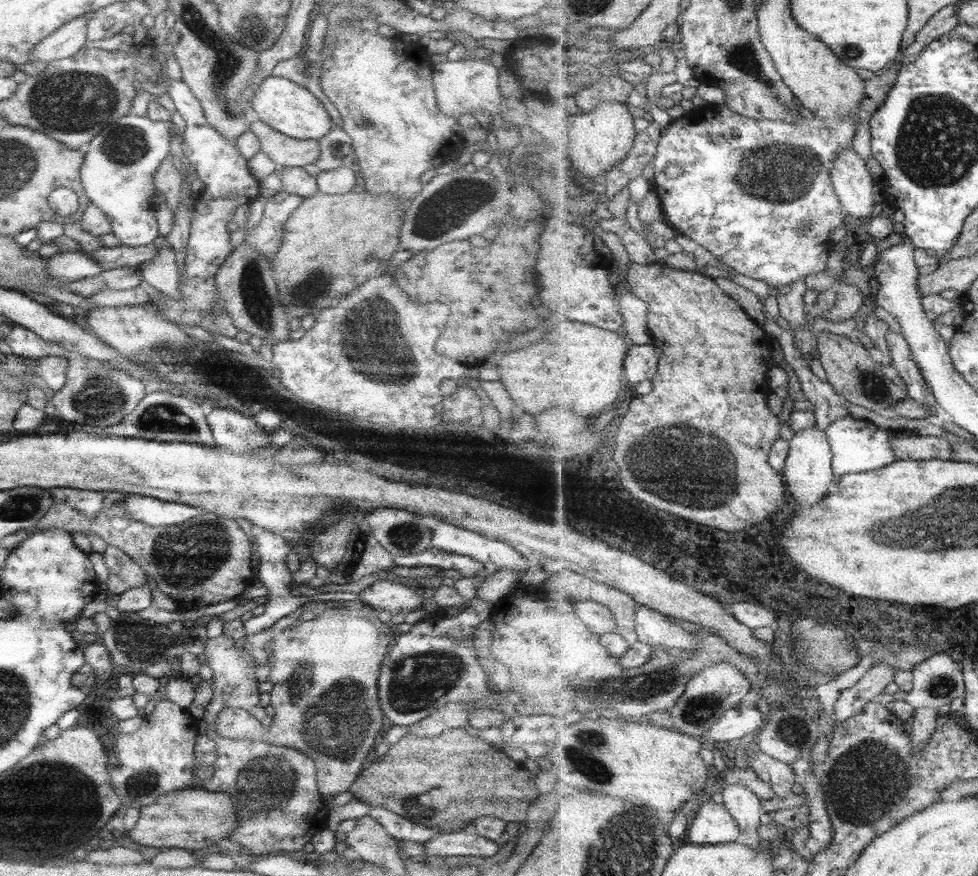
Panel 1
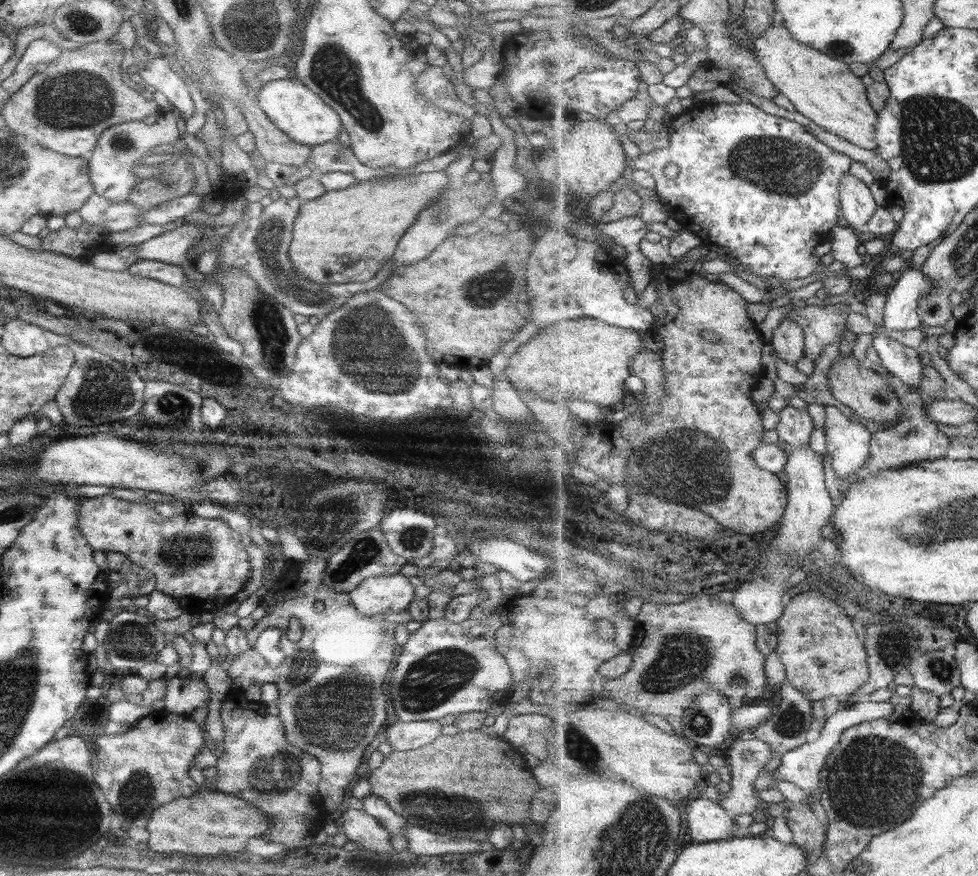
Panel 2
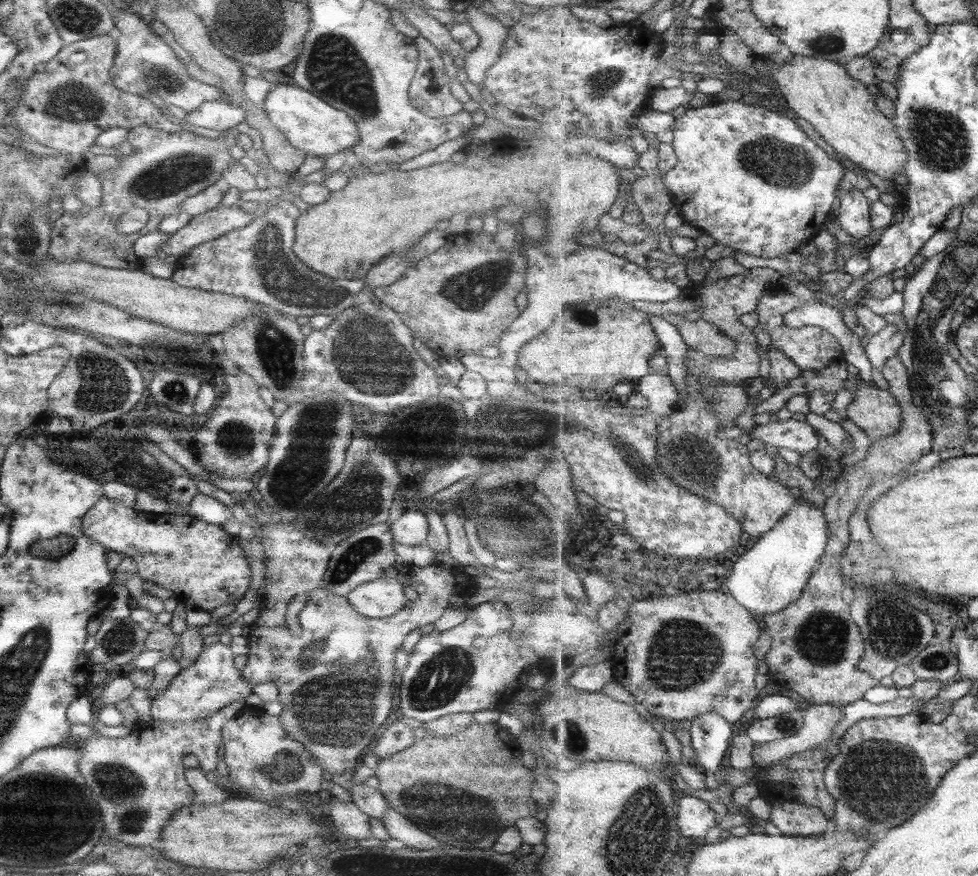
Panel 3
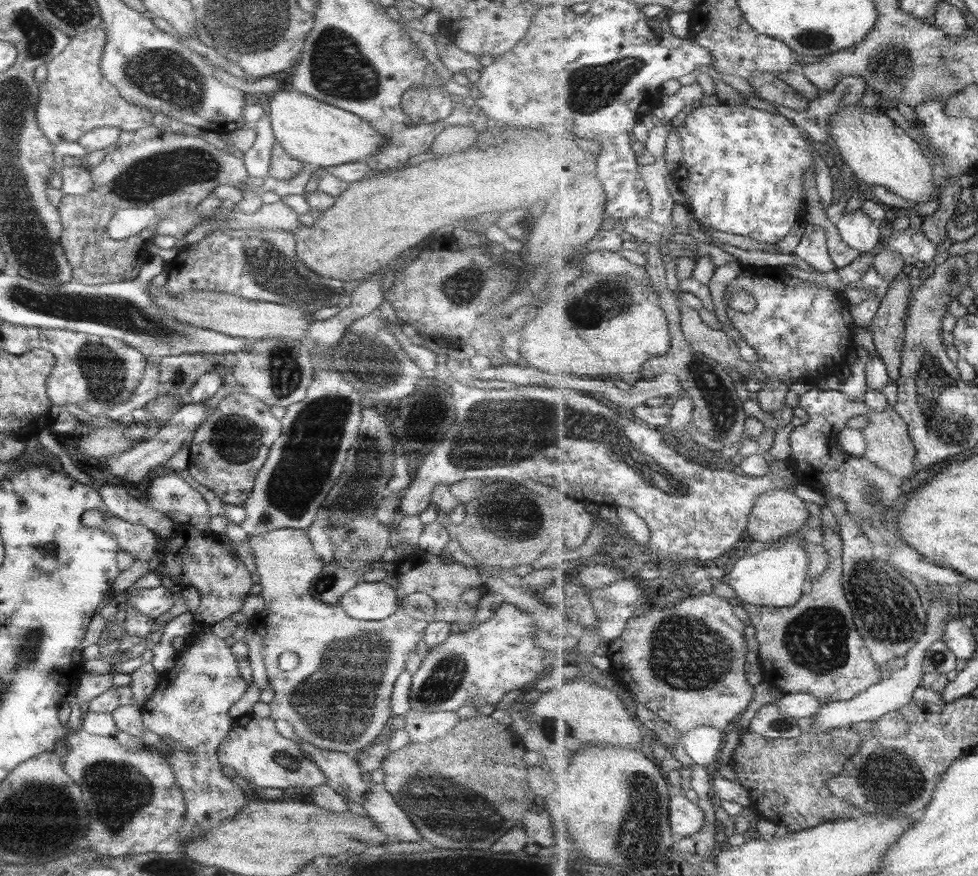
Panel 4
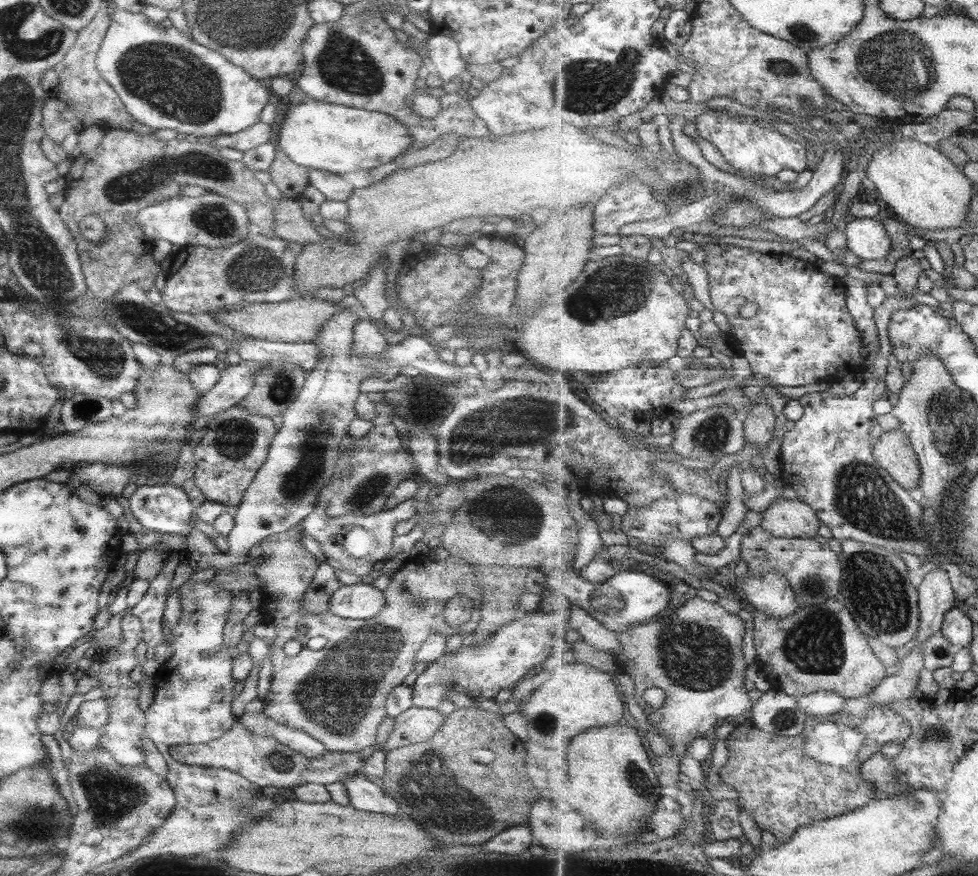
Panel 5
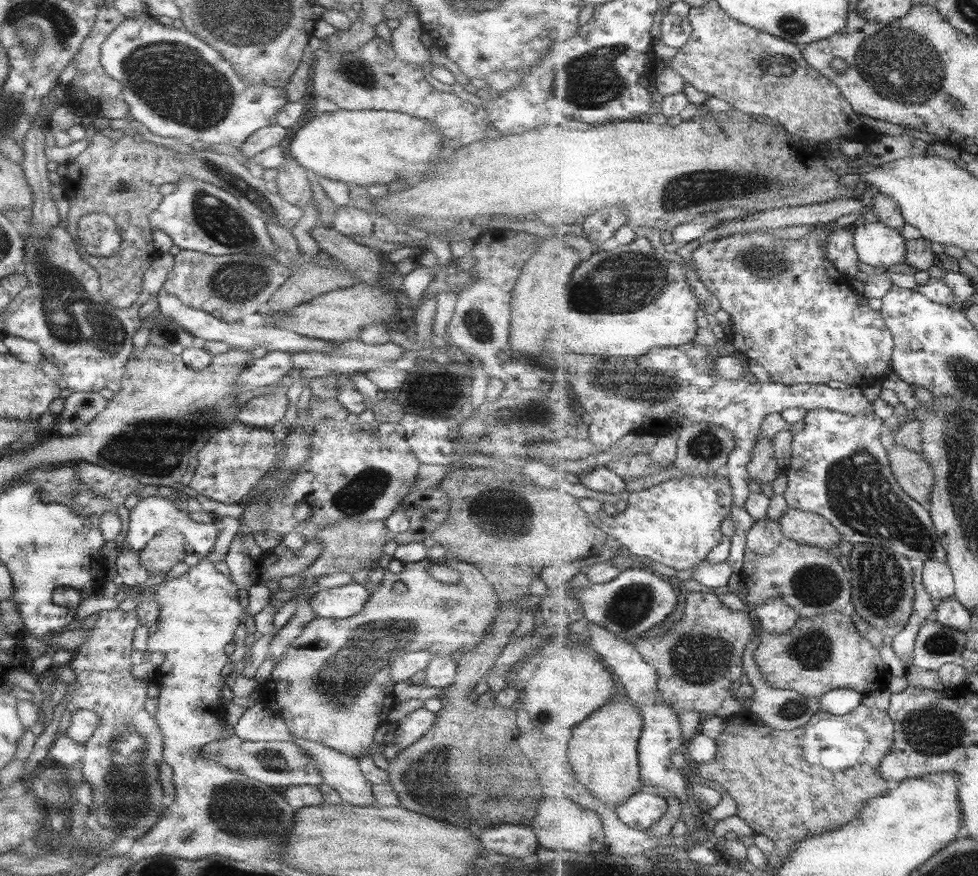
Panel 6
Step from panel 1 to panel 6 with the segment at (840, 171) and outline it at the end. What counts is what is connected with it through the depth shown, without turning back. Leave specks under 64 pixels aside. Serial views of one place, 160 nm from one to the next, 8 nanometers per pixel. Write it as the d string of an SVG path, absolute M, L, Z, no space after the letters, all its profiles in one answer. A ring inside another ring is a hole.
M858 221L852 229L855 248L863 263L884 269L905 264L907 245L897 230L878 221L871 224Z

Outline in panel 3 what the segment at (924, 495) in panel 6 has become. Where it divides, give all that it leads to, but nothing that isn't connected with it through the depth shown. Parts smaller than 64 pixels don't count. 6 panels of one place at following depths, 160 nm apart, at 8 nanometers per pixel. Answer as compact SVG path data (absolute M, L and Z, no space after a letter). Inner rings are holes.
M857 378L859 382L851 389L856 399L848 406L848 416L861 428L870 442L884 436L893 436L902 429L904 410L891 390L880 390L873 382Z

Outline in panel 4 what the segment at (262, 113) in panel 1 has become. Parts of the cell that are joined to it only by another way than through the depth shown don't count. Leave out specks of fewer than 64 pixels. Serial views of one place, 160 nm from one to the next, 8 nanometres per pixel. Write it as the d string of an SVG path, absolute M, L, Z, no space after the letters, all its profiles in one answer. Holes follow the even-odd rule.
M294 89L275 92L269 102L263 103L265 112L268 113L274 142L291 158L315 170L349 162L364 162L366 158L387 146L386 138L361 117L305 96Z

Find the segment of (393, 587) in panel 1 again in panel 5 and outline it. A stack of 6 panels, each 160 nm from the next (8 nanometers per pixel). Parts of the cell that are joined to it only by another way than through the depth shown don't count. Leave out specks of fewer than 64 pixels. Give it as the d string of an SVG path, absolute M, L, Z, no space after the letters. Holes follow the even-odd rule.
M361 582L349 586L339 585L329 595L326 612L339 618L359 620L377 614L383 603L383 593L373 585Z

